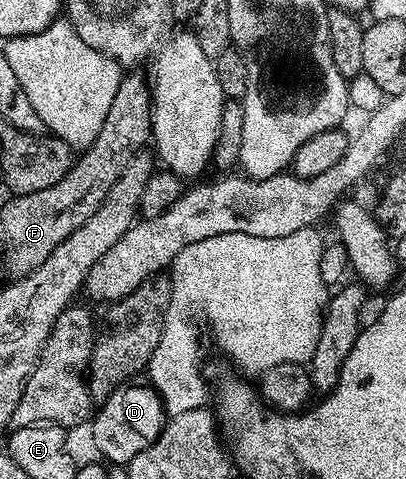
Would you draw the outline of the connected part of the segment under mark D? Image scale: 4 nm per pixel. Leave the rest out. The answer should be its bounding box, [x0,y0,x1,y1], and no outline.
[92,383,168,463]

